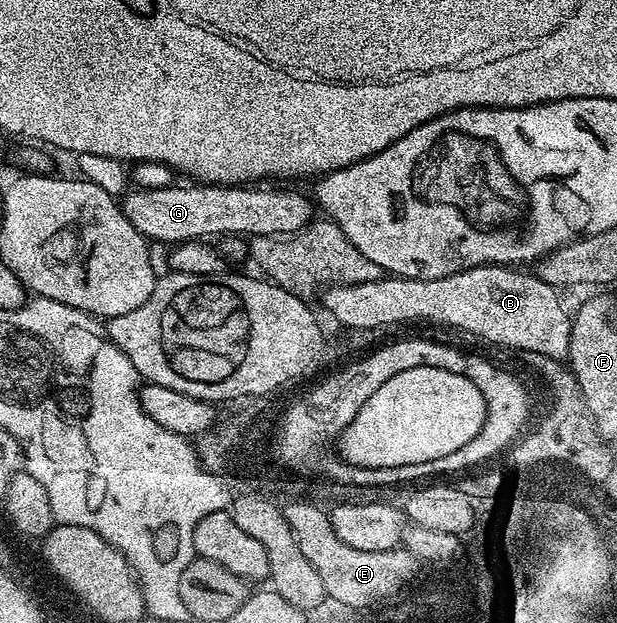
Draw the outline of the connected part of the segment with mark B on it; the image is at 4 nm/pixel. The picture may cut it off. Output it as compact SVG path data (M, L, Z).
M474 265L461 269L457 273L447 275L443 279L411 279L410 277L394 277L392 275L382 275L377 281L364 281L358 285L335 285L324 290L325 293L325 309L338 321L341 327L345 329L355 328L382 328L387 325L401 325L404 321L417 321L422 317L425 321L438 321L441 325L450 325L453 329L462 329L465 333L474 333L477 337L482 337L485 341L498 341L501 345L510 345L513 349L526 349L526 354L542 353L545 356L558 359L568 358L569 355L569 333L571 317L565 314L565 309L561 306L561 301L557 298L558 290L554 286L549 285L542 277L534 275L532 272L521 273L520 268L506 267L503 265Z

